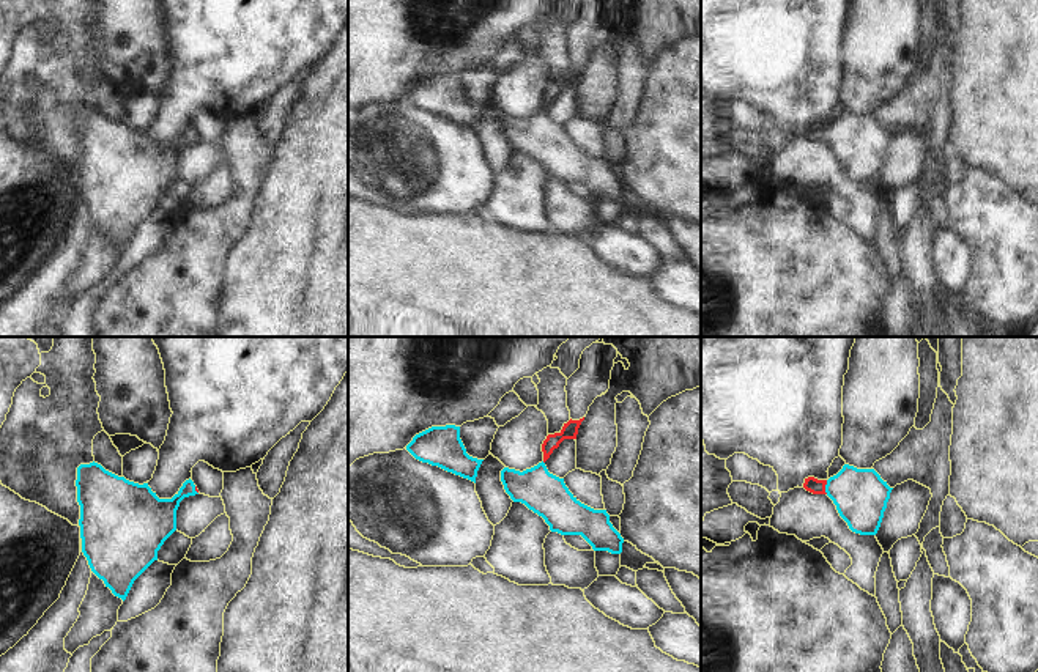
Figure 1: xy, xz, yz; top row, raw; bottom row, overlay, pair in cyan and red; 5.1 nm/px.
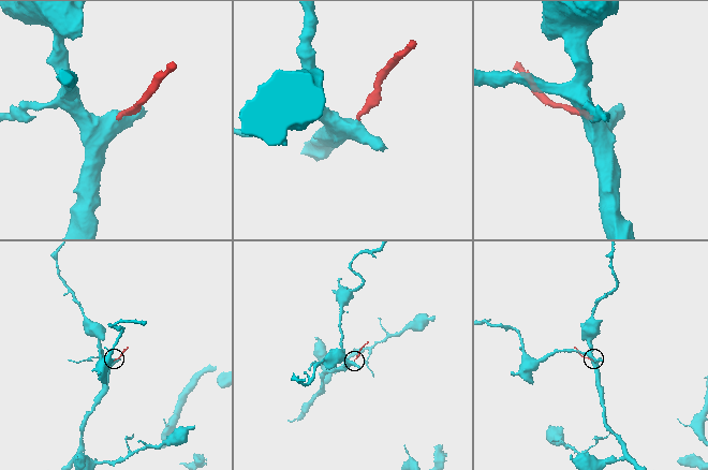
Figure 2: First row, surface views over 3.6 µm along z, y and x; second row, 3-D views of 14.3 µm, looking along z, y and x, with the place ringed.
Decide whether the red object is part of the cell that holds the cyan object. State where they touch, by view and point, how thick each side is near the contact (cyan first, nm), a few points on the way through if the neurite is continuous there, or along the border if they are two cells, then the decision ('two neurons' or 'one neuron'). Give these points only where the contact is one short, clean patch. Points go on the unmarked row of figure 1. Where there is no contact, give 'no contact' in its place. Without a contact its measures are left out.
yz (826, 134) | 280/80 nm | across yz (860, 144), (848, 136), (826, 134), (813, 132) | one neuron

